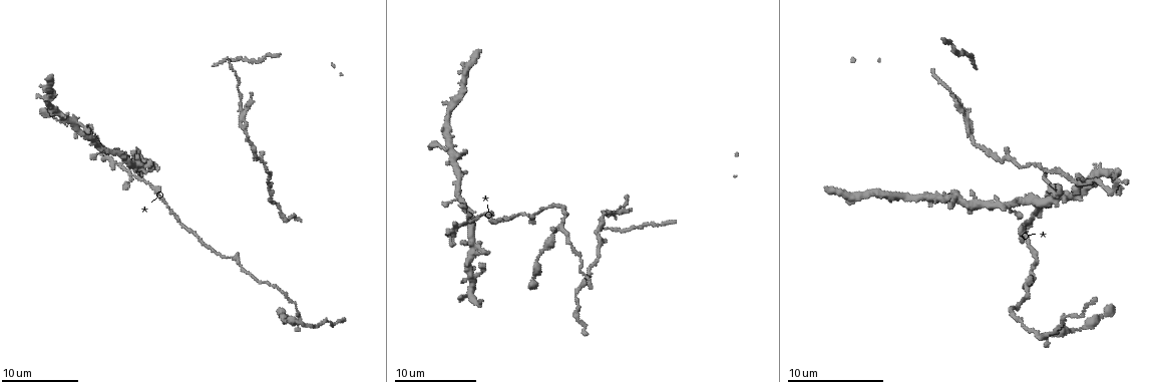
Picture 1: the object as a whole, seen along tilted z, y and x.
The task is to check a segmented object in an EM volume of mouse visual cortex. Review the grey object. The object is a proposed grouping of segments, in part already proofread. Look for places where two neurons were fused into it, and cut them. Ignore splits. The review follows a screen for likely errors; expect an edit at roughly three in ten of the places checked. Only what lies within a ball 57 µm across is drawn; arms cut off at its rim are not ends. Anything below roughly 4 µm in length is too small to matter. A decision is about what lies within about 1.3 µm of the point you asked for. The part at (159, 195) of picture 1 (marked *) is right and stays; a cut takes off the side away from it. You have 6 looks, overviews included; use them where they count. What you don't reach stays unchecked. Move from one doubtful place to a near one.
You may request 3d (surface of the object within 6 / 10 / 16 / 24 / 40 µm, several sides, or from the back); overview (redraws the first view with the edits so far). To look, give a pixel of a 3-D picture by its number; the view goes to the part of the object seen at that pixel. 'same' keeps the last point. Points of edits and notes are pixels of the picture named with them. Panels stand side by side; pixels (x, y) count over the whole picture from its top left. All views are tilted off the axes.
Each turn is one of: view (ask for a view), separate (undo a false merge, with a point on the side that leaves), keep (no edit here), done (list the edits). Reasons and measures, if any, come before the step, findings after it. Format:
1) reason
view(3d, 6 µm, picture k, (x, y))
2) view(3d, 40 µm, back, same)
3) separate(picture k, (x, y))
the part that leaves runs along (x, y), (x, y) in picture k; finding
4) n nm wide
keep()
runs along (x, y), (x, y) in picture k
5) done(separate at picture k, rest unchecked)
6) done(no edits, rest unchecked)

four-way junction
view(3d, 6 µm, picture 1, (245, 114))

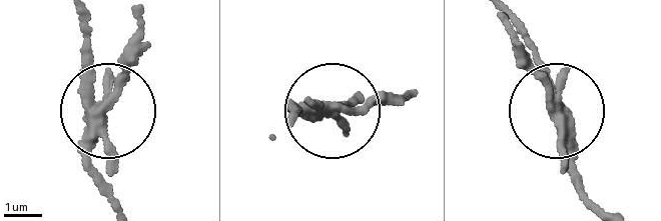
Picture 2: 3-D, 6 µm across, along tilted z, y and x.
separate(picture 2, (123, 70))
the part that leaves runs along (98, 121), (135, 26) in picture 2; two neurons meet here

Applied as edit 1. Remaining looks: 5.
view(overview)

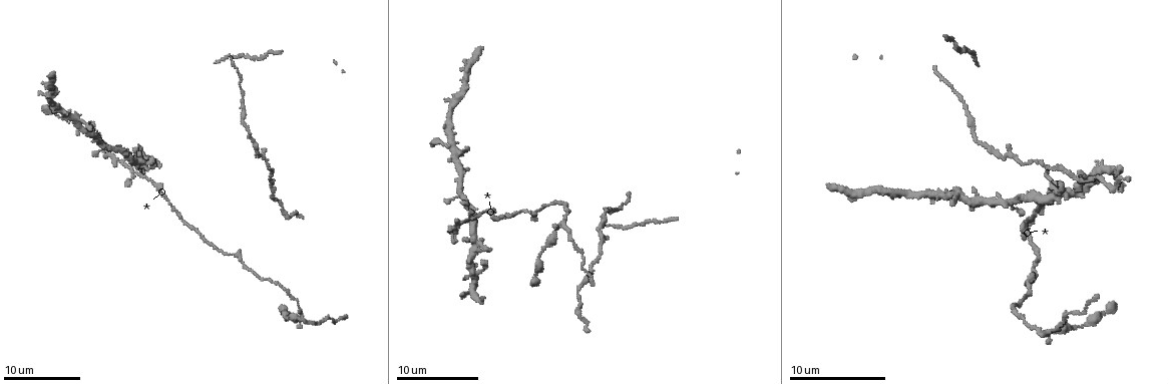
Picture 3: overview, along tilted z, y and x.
three arms meet
view(3d, 10 µm, picture 3, (1011, 157))

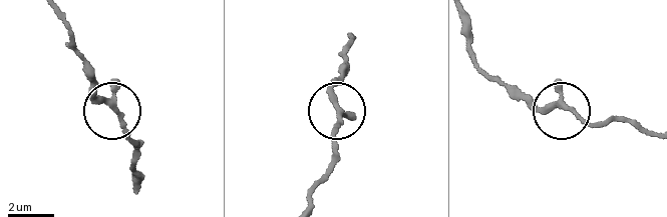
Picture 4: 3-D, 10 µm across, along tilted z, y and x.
view(3d, 10 µm, back, picture 4, (338, 113))

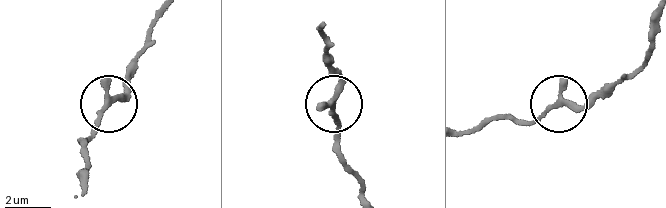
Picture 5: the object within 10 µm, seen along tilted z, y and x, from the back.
3 arms
keep()
continuous, no second neuron

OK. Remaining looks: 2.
view(3d, 10 µm, picture 3, (303, 319))

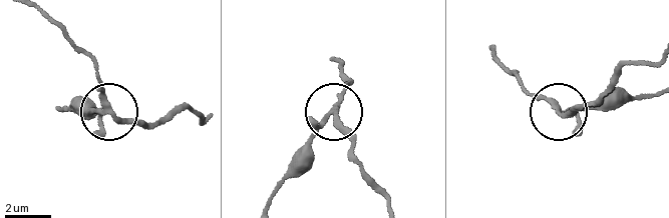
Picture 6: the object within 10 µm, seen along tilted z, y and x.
side arm 10 µm
separate(picture 6, (91, 110))
the part that leaves runs along (564, 110), (611, 108), (648, 97) in picture 6; two neurons meet here

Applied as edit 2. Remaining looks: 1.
done(separate at picture 2, separate at picture 6, rest unchecked)

